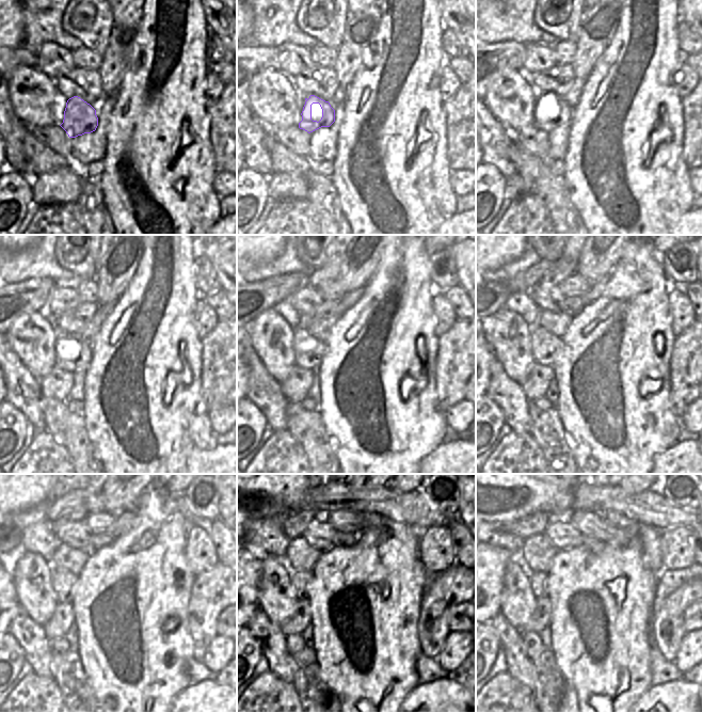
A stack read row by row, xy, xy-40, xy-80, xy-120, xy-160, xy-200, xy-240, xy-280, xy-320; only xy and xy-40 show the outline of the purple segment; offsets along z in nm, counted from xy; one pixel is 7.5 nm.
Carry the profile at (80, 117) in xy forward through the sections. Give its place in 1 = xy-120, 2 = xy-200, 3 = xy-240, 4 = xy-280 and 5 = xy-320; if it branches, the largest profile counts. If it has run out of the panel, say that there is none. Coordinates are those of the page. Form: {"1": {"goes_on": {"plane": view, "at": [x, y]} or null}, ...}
{"1": {"goes_on": {"plane": "xy-120", "at": [68, 363]}}, "2": {"goes_on": {"plane": "xy-200", "at": [544, 346]}}, "3": {"goes_on": {"plane": "xy-240", "at": [63, 581]}}, "4": {"goes_on": {"plane": "xy-280", "at": [300, 580]}}, "5": {"goes_on": {"plane": "xy-320", "at": [538, 581]}}}

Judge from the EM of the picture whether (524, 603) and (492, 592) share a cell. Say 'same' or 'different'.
different

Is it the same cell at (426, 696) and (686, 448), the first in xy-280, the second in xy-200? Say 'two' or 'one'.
one

